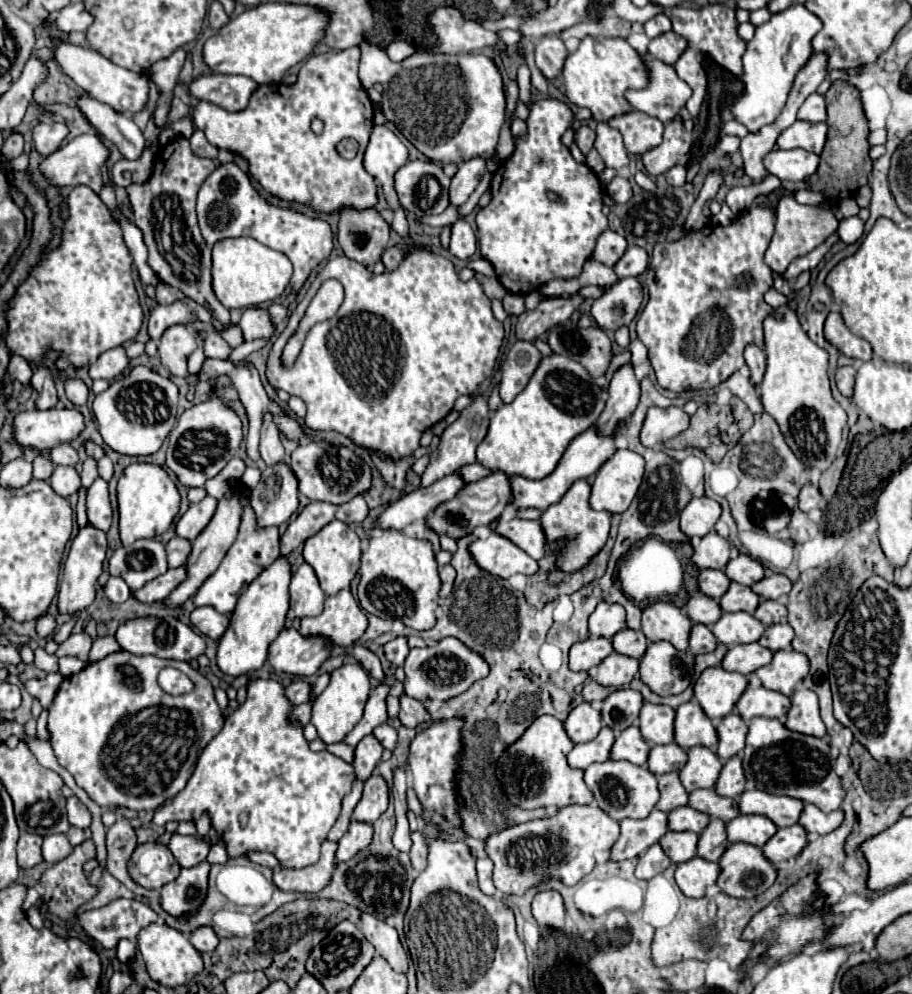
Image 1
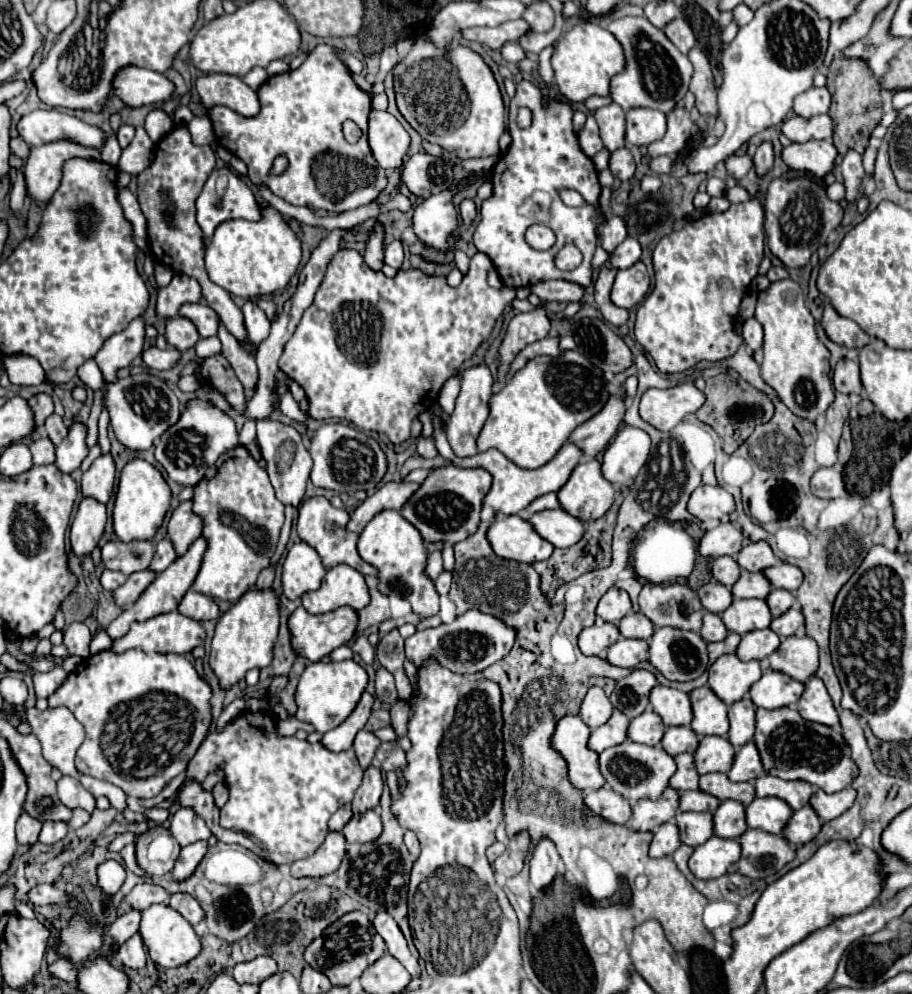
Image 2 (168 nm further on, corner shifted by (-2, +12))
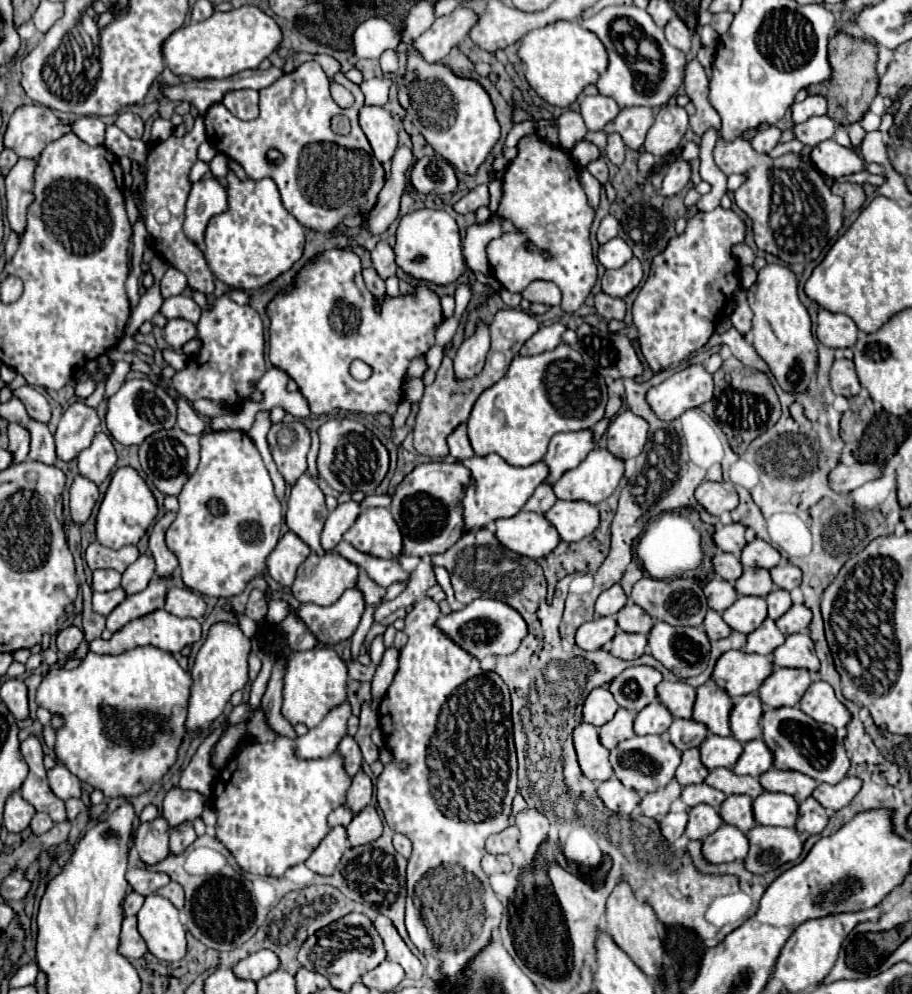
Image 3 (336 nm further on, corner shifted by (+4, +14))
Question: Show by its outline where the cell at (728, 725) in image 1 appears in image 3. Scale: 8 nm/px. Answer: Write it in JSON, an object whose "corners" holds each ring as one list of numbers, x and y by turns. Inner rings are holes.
{"corners":[[757,694,741,696,733,704,733,712,729,716,729,722,731,722,733,738,739,740,741,744,761,736,761,726,759,726,759,718,761,718,761,712,763,712,761,706,763,704,761,704]]}

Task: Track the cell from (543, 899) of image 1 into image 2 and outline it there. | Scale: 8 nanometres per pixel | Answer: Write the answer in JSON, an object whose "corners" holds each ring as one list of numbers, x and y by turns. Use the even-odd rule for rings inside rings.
{"corners":[[539,838,533,844,529,868,531,868,531,882,537,892,543,890,545,886,549,886,553,882,553,878,559,874,561,858,557,854,555,844,549,838]]}

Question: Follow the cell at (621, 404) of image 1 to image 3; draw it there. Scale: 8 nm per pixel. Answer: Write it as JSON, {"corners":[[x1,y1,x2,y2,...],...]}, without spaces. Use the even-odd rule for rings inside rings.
{"corners":[[585,428,581,432,561,432,551,438,549,450,543,458,543,462,549,466,549,478,547,484,553,484,561,478,563,472,577,468,585,456,597,446,593,438,593,430]]}

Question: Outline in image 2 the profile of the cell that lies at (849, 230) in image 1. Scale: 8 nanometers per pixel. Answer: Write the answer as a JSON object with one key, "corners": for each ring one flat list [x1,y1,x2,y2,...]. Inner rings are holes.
{"corners":[[849,150,843,156,841,162,841,172,843,172,843,184,847,188,847,202,853,202,857,198,857,190,861,184,861,178,865,176,863,172,863,164,861,164,861,154,857,154,855,150]]}

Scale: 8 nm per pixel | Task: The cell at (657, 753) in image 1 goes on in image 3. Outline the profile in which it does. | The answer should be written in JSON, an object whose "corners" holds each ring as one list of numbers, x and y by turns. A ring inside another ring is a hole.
{"corners":[[673,720,673,724,667,730,667,736,671,744,683,752,701,746,701,742,707,736,707,728,695,720]]}

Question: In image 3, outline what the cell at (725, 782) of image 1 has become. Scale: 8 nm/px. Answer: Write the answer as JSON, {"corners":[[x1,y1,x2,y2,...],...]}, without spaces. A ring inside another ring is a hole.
{"corners":[[757,738,757,740,751,740,743,746,743,754,735,762,733,772,737,772,739,776,747,774,747,776,759,778,771,766,773,766,773,756,771,756,769,748,765,746,765,742,761,738]]}

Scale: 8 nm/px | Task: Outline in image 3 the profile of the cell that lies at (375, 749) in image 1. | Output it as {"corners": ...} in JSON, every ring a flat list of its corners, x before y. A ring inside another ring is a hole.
{"corners":[[345,736,337,748,343,758,345,758,345,770,349,776,355,776,359,770,361,770,361,762,363,762,363,756,361,756,361,750,357,746,357,742,353,740,353,736]]}

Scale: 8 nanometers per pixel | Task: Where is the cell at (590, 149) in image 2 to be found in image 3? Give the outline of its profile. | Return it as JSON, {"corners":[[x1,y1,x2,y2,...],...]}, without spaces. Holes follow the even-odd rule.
{"corners":[[581,140,573,146,571,150,571,156,581,164,581,166,587,166,591,160,595,160,599,156,599,150,593,142,587,142,587,140]]}

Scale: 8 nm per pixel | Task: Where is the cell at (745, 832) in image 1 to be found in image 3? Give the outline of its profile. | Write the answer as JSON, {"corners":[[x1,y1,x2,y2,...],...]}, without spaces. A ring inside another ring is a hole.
{"corners":[[763,792,753,800,755,820,763,826,793,828,797,822,797,808,793,796,781,792]]}

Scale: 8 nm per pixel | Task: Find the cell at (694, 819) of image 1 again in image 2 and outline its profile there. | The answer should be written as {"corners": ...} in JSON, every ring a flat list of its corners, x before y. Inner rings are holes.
{"corners":[[687,790,687,792,681,792,681,804,679,808,685,812,685,810,693,810,693,812,715,812,717,806,721,804,719,798,707,794,707,792,701,792,701,790]]}

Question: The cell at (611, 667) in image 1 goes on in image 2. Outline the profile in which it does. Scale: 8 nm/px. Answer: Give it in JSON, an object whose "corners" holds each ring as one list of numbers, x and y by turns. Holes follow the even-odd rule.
{"corners":[[619,638,613,646,609,646,607,660,613,666,621,668,635,668,639,662,647,660,647,642,645,640,631,640,631,638]]}

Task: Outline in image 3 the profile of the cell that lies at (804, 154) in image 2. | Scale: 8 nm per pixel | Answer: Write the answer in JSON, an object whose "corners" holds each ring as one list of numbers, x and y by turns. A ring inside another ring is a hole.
{"corners":[[825,140,811,150,811,162,817,170,829,178,839,178,865,168,855,150,839,146,835,140]]}

